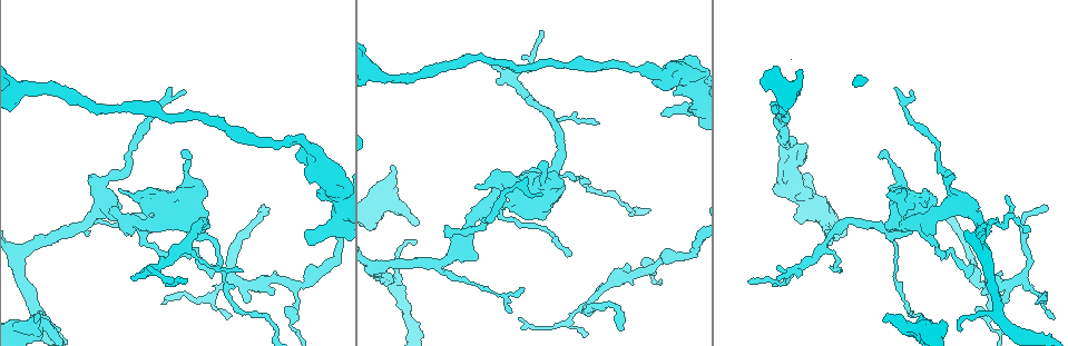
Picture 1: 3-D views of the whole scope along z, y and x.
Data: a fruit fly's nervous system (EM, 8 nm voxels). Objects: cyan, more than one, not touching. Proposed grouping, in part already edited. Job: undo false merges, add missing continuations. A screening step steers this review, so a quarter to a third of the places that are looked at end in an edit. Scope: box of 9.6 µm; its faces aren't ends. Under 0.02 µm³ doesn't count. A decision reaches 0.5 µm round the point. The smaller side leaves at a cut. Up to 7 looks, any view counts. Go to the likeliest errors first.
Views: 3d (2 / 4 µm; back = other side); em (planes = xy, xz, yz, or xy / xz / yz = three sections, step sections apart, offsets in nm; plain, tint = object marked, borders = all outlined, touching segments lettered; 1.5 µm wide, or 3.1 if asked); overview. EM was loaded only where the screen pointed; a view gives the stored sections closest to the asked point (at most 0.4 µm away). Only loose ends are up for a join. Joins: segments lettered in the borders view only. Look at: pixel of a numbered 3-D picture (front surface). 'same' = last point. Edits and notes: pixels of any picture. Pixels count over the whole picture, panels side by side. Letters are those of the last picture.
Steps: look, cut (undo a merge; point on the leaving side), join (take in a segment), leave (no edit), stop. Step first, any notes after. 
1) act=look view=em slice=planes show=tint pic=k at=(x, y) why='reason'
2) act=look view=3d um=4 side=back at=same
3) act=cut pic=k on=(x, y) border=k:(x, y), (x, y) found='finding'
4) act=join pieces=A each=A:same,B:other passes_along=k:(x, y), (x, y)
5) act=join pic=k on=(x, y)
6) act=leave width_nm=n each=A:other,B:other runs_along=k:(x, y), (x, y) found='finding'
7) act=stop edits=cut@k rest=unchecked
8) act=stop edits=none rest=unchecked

act=look view=em slice=xy step=4 show=borders pic=1 at=(266, 208) why='free end'

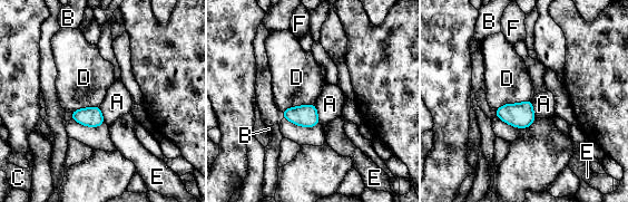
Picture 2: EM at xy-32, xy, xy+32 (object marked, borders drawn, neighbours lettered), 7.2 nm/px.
act=look view=em slice=planes show=borders at=same

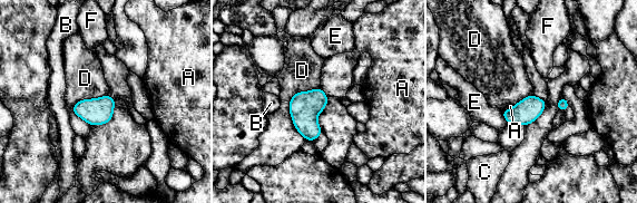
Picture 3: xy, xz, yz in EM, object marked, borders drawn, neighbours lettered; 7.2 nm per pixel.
act=leave longest_contact=D:400nm each=A:other,B:other,C:other,D:other,E:other,F:other found='no lettered segment goes on from it'

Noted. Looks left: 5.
act=look view=em slice=xz step=8 show=tint pic=1 at=(547, 184) why='calibre changes'

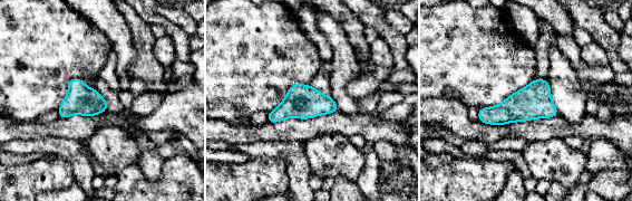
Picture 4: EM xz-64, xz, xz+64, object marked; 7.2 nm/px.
act=look view=em slice=planes show=borders at=same

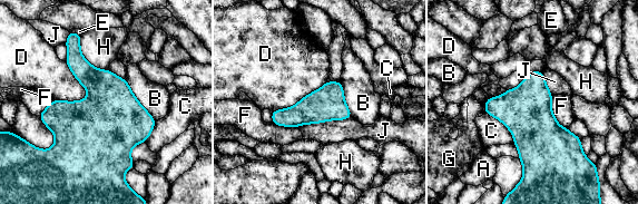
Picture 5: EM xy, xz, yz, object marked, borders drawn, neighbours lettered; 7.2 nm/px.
act=leave width_nm=220 each=A:other,B:other,C:other,D:other,E:other,F:other,G:other,H:other,J:other border=5:(65, 61), (86, 90), (86, 99) found='one cell here'

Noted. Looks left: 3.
act=look view=em slice=xz step=8 show=tint pic=1 at=(511, 312) why='tapers out'

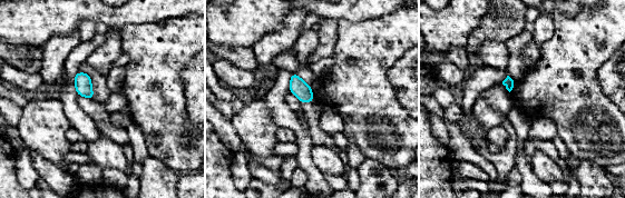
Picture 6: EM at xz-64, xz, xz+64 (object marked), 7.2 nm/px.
act=look view=em slice=planes show=borders at=same

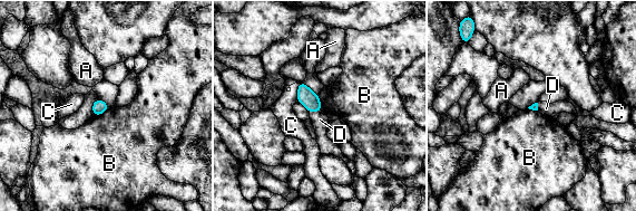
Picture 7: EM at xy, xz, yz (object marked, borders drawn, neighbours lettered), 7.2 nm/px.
act=join pieces=D each=A:other,B:other,C:other,D:same found='it goes on there'

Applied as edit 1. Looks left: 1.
act=stop edits=join@7 rest=unchecked

